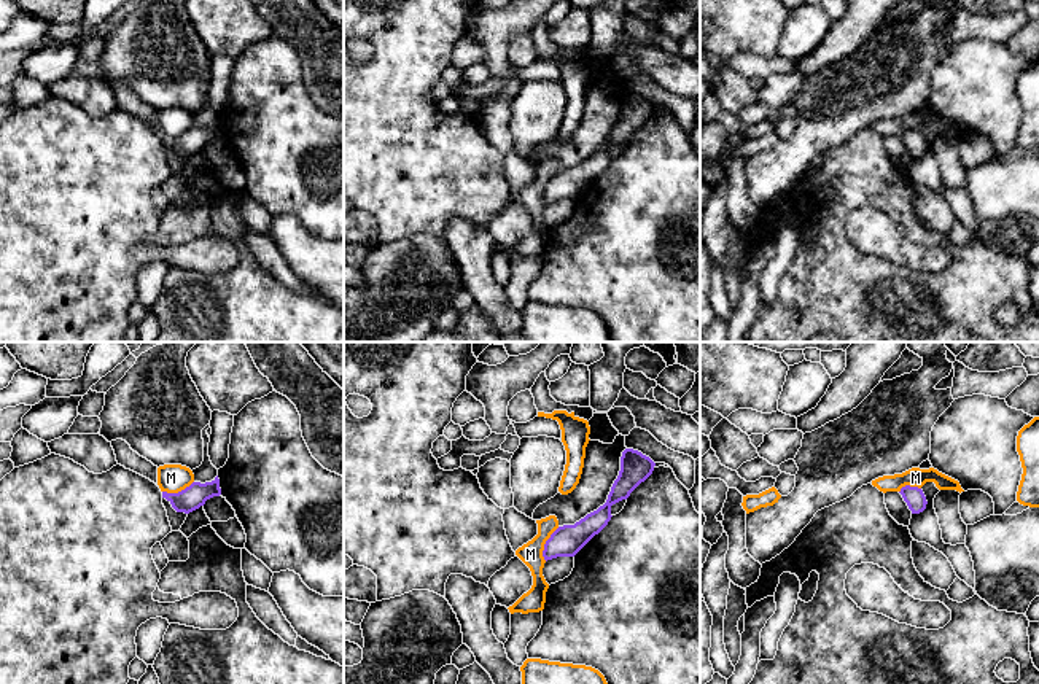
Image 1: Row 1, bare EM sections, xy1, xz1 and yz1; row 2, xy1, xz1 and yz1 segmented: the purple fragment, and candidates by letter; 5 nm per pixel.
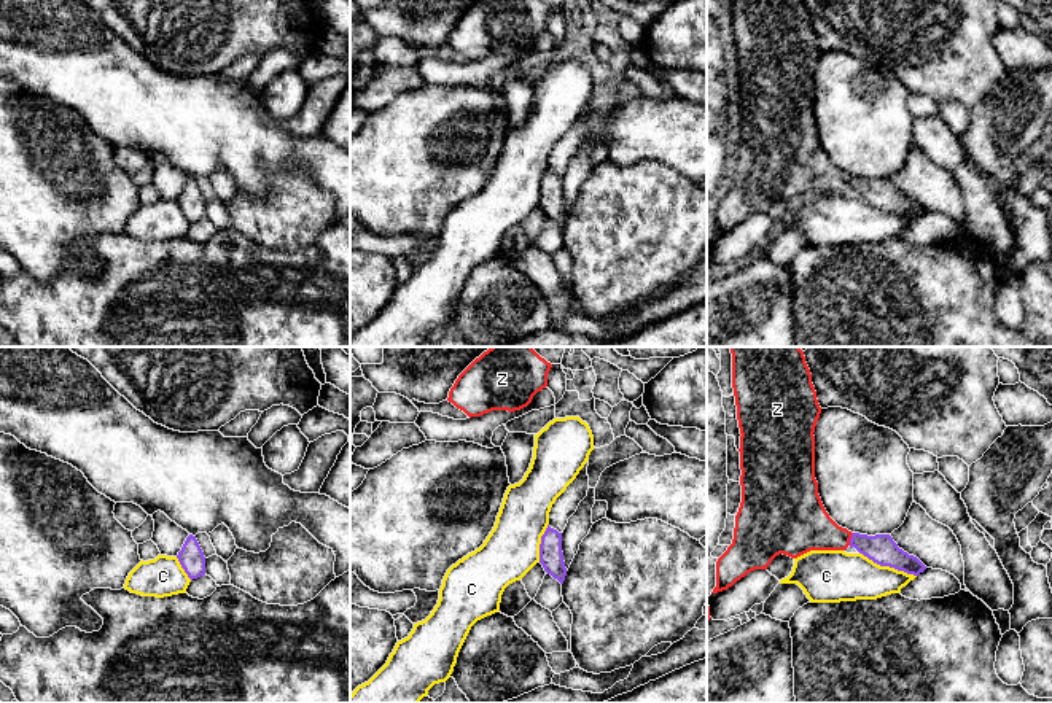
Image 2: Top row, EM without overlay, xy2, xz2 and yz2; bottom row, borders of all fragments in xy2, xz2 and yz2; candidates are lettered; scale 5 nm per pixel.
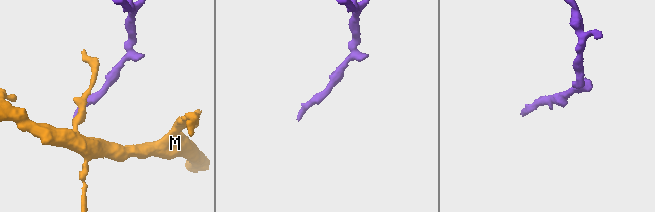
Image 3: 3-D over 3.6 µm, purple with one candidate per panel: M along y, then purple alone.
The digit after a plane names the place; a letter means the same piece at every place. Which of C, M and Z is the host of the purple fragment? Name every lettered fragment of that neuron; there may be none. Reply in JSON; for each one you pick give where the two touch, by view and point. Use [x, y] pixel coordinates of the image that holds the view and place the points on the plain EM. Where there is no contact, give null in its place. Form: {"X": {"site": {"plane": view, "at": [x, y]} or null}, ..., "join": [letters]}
{"Z": {"site": {"plane": "yz2", "at": [850, 183]}}, "join": ["Z"]}

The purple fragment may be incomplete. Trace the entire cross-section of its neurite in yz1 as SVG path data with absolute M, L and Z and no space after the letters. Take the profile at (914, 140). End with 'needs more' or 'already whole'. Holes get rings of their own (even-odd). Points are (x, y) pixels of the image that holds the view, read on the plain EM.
M905 129L899 137L902 138L912 157L920 157L926 153L928 145L921 132Z; already whole

